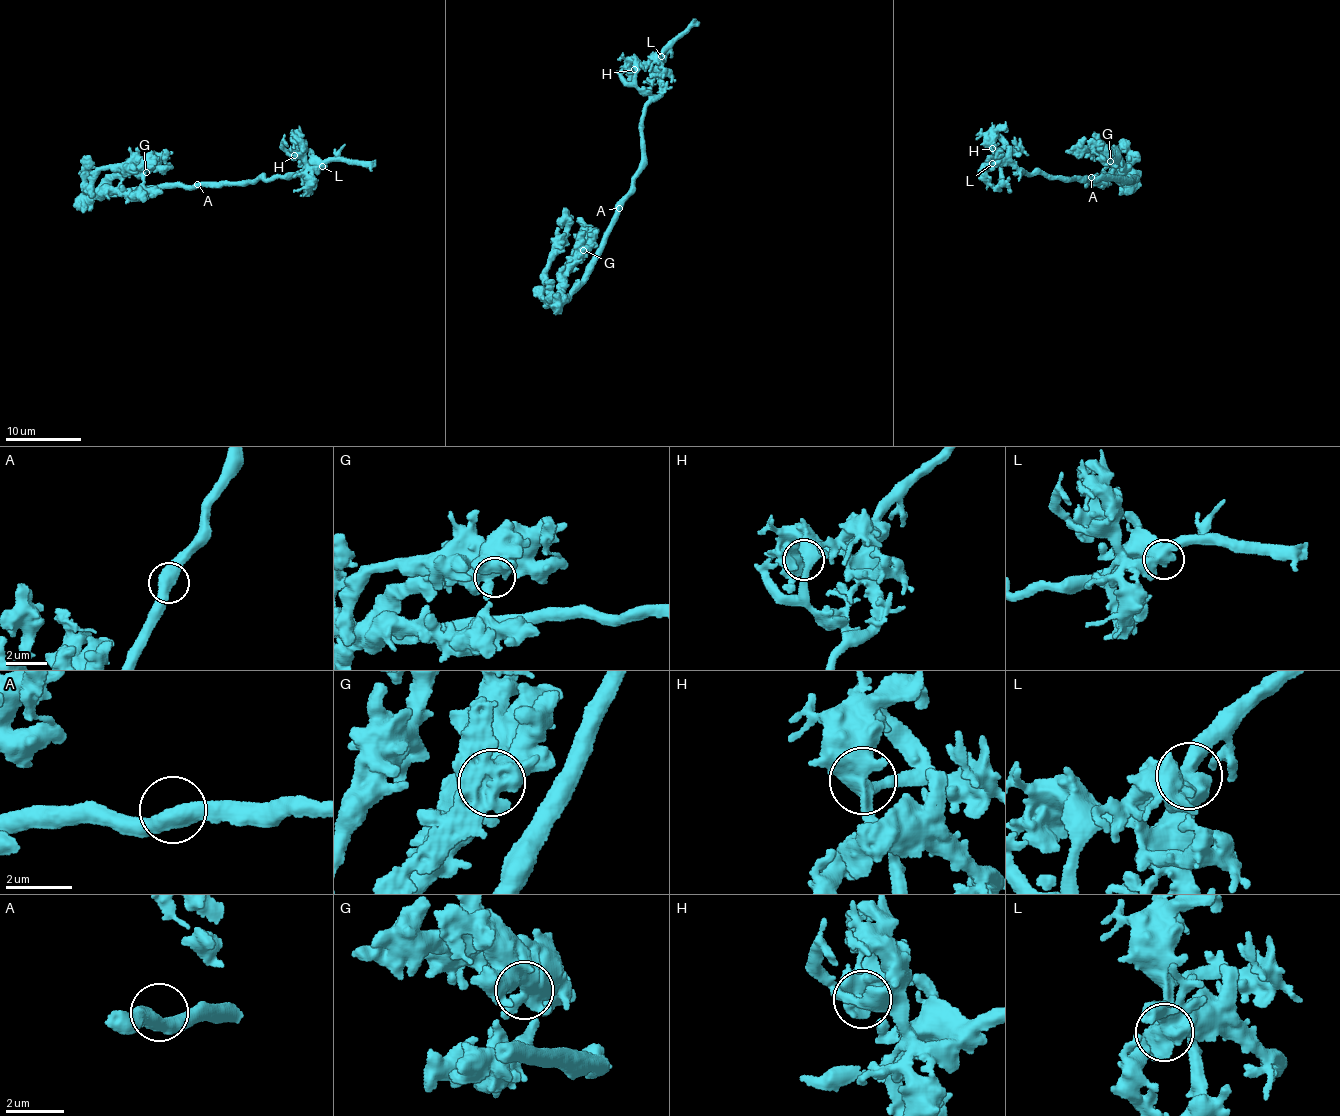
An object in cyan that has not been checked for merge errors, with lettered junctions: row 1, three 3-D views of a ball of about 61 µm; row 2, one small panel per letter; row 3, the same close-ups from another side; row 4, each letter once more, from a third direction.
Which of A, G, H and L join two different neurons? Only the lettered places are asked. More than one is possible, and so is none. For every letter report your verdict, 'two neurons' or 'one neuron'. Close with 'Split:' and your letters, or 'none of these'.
A: one neuron
G: one neuron
H: one neuron
L: one neuron
Split: none of these

